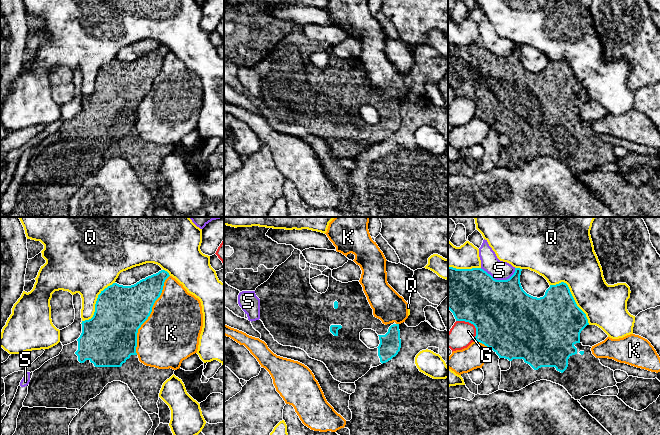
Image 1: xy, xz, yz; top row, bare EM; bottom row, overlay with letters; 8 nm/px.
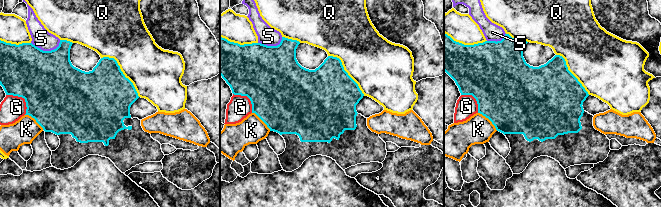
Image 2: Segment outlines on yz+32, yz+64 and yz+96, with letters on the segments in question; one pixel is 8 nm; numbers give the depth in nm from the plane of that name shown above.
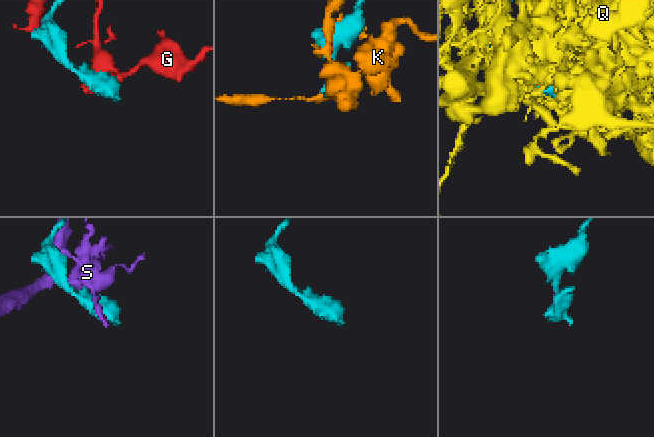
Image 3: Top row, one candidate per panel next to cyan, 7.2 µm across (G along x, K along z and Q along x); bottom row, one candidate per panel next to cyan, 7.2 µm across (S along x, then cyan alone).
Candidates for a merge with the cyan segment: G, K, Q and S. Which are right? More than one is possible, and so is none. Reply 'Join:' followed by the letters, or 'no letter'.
Join: no letter

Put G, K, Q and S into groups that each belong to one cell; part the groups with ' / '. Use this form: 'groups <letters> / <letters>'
groups G / K / Q / S

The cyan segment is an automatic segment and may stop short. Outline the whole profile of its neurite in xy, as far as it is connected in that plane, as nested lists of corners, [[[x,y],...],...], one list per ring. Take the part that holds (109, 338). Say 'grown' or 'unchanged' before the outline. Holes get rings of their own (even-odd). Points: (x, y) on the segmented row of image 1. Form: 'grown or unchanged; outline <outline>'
grown; outline [[[161,270],[134,285],[113,283],[101,291],[93,317],[81,323],[80,337],[64,345],[58,356],[33,372],[23,406],[80,410],[90,399],[99,395],[108,383],[121,381],[128,385],[144,411],[159,414],[157,402],[160,390],[175,370],[158,369],[141,363],[136,353],[137,333],[150,316],[169,276],[167,271]]]

